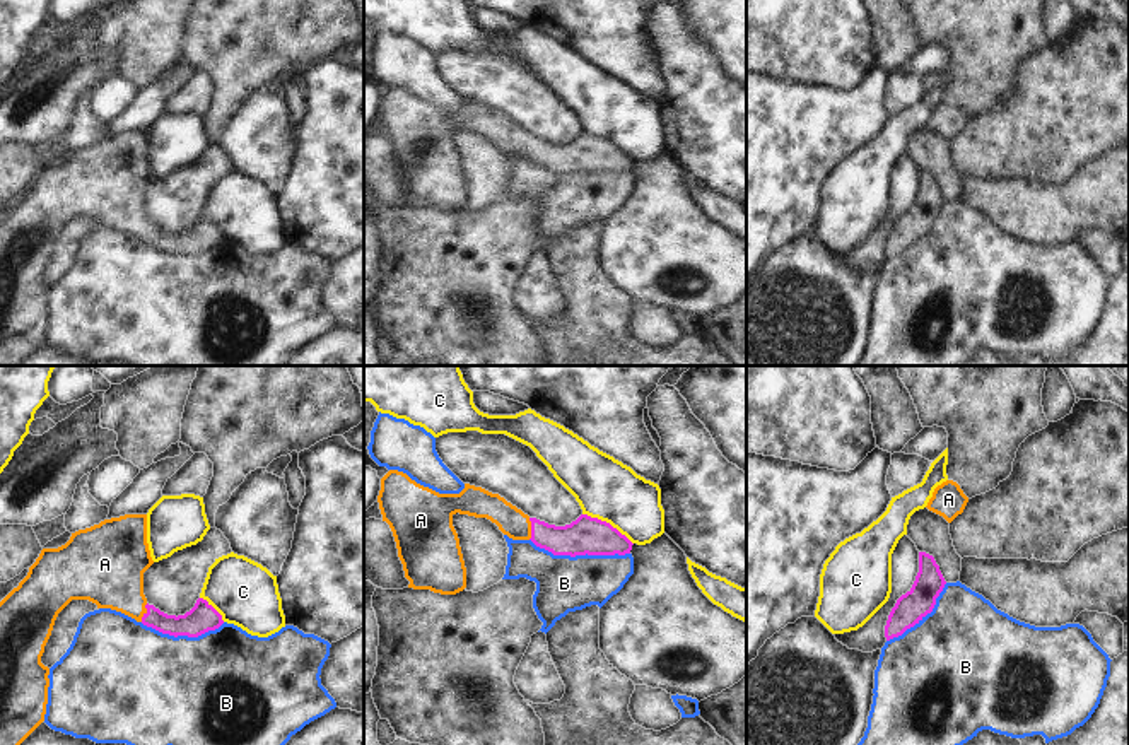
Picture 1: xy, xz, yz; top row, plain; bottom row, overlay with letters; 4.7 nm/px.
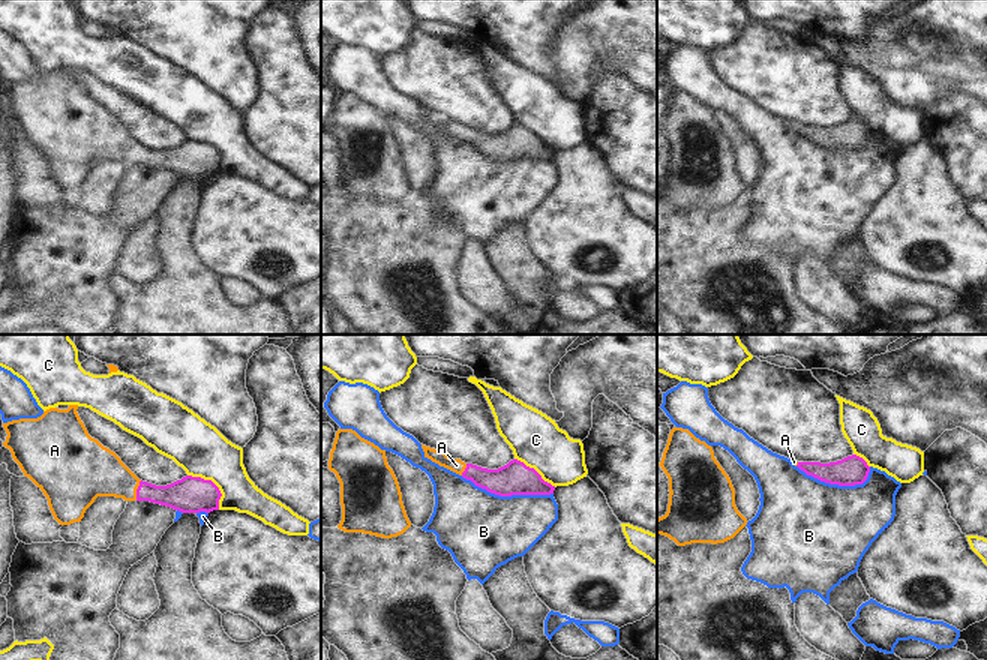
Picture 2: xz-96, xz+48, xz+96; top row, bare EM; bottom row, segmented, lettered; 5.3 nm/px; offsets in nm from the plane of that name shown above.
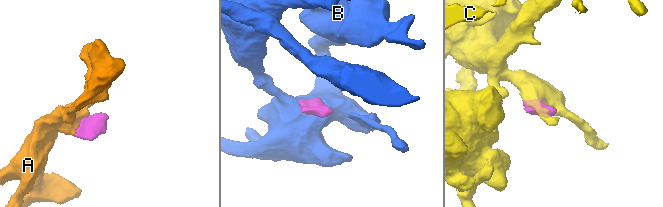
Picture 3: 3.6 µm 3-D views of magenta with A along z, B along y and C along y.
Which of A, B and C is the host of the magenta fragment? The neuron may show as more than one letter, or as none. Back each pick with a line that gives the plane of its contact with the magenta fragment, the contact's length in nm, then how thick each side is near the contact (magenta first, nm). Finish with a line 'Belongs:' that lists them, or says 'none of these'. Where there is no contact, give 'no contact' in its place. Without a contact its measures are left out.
A: xz | 100 nm | 170/140 nm
Belongs: A

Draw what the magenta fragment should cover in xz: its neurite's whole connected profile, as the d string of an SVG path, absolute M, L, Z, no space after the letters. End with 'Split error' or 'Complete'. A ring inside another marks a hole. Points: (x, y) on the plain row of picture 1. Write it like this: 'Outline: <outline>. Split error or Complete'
Outline: M389 87L381 96L377 120L383 138L386 138L393 149L405 195L410 198L408 205L430 207L441 212L456 212L466 205L466 185L459 155L453 144L453 133L456 130L487 135L509 155L531 157L536 164L545 166L553 173L625 173L630 171L634 162L610 140L588 132L581 132L570 142L555 144L529 135L499 111L492 111L482 104L465 101L465 106L459 111L439 111L417 101L407 91L398 87Z. Split error

